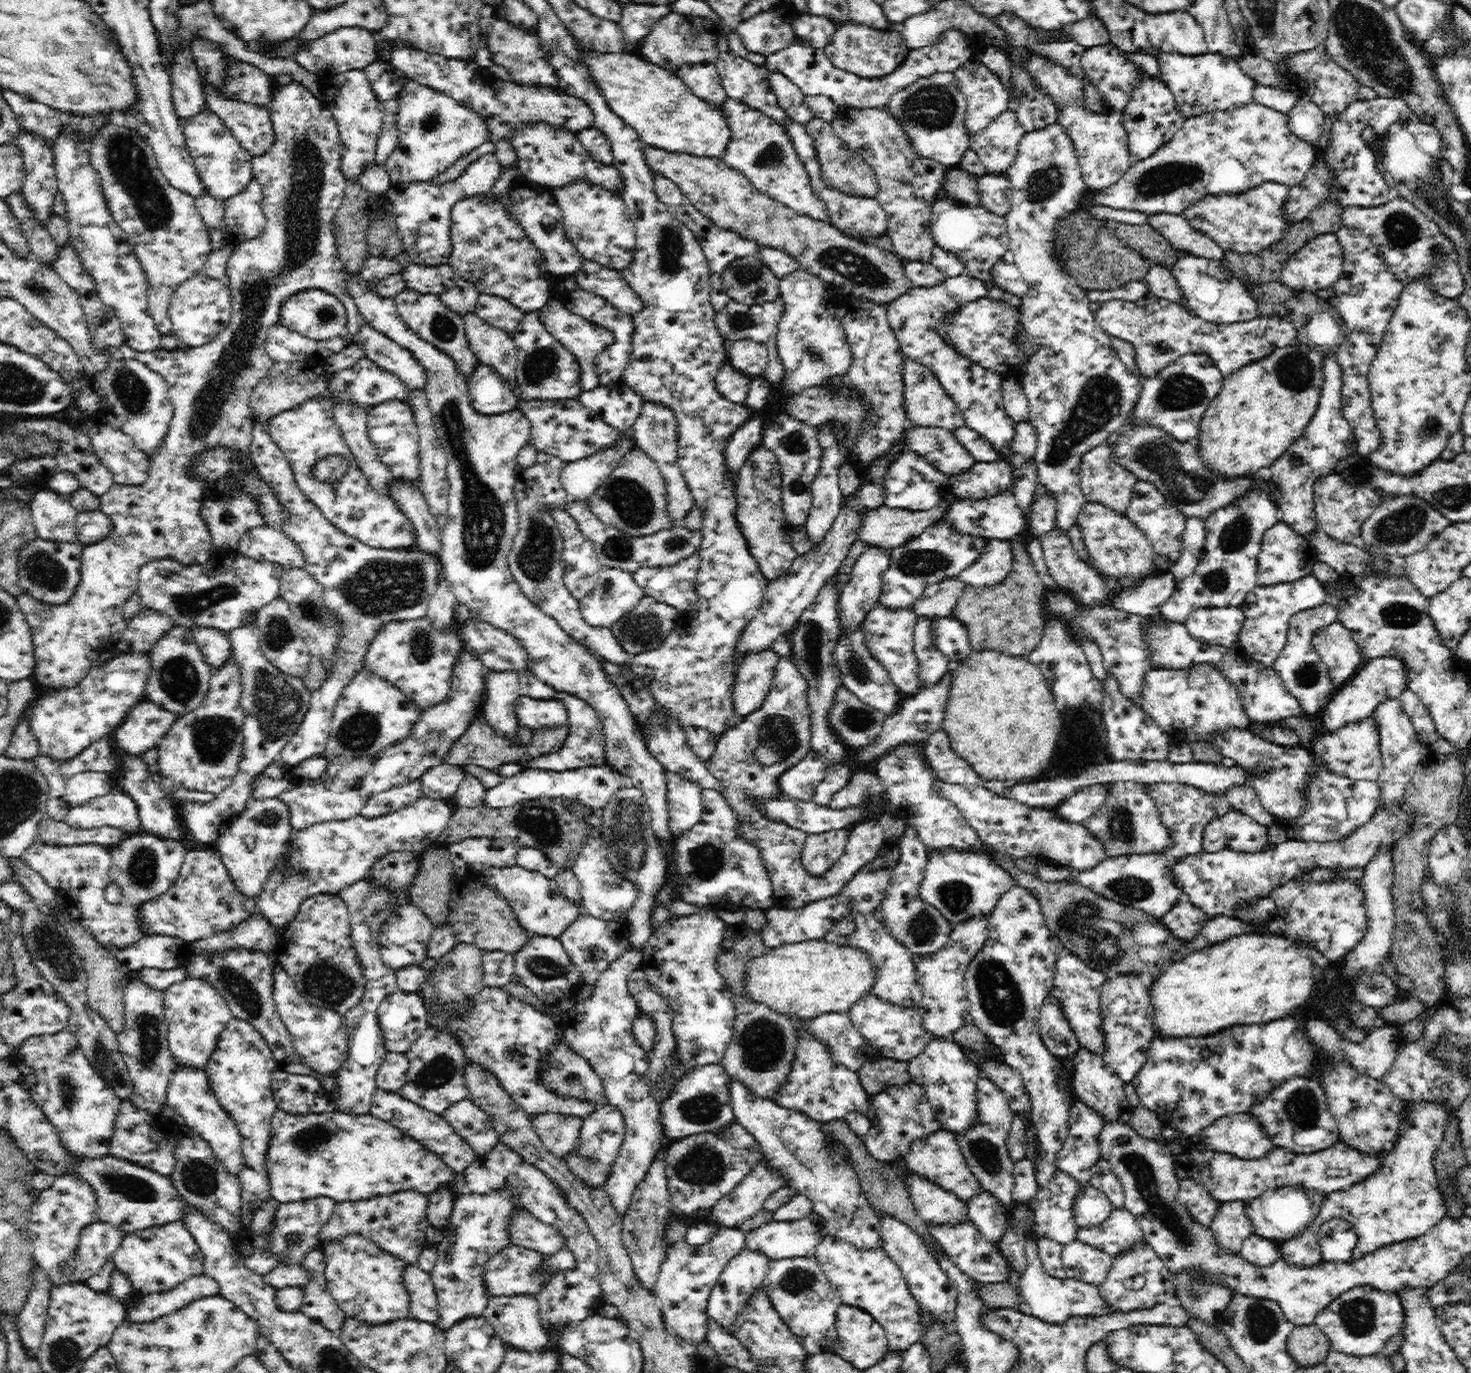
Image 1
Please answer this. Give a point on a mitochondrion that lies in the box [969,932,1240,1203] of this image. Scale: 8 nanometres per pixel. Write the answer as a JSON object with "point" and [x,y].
{"point":[1001,999]}

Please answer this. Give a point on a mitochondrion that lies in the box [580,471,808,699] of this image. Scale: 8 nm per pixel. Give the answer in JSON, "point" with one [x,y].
{"point":[633,502]}

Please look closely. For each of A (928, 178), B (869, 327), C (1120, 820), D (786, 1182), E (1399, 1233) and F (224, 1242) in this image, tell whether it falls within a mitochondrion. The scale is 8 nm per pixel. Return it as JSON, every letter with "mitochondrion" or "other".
{"A":"other","B":"other","C":"mitochondrion","D":"other","E":"other","F":"other"}

